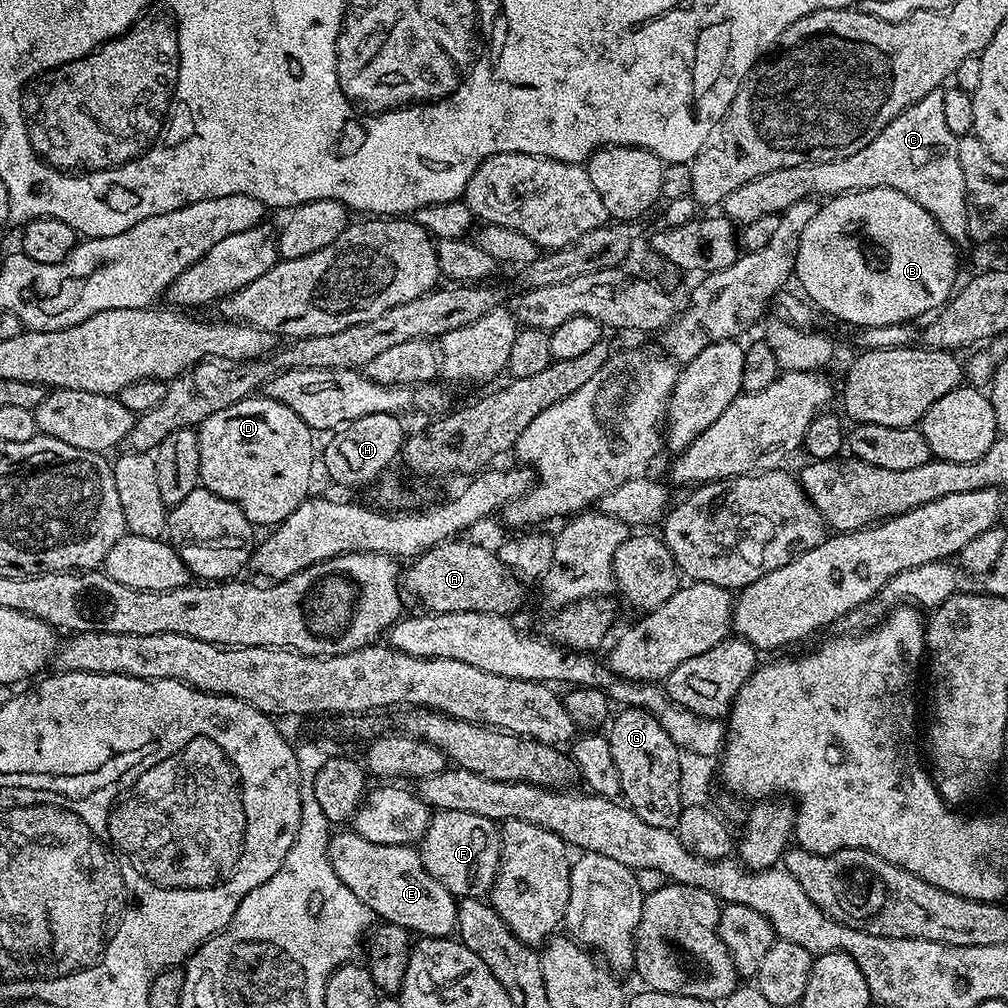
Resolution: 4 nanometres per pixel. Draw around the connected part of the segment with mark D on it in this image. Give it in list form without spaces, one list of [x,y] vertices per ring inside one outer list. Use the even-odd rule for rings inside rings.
[[[253,394],[244,400],[234,402],[234,406],[226,406],[226,410],[218,410],[218,414],[210,414],[210,418],[206,418],[198,425],[196,436],[198,458],[200,459],[199,483],[206,490],[218,494],[218,498],[226,498],[230,502],[234,502],[240,507],[242,514],[246,514],[246,518],[253,526],[281,524],[286,517],[294,514],[294,510],[298,510],[302,501],[309,499],[308,487],[312,484],[312,439],[314,439],[314,433],[311,428],[306,426],[306,422],[302,422],[302,418],[298,418],[298,414],[294,414],[294,410],[290,410],[290,406],[282,406],[282,402],[274,402],[263,394]]]

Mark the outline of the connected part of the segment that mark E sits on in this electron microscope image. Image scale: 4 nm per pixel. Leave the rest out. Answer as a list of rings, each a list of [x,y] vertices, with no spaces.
[[[340,830],[328,841],[328,861],[334,868],[334,874],[342,878],[350,890],[354,890],[354,895],[362,898],[362,902],[372,911],[373,917],[379,918],[383,923],[402,926],[410,934],[419,934],[421,937],[442,936],[451,937],[456,932],[456,906],[457,897],[438,882],[422,866],[420,853],[415,847],[399,844],[398,846],[382,846],[378,842],[366,842],[355,830]]]

